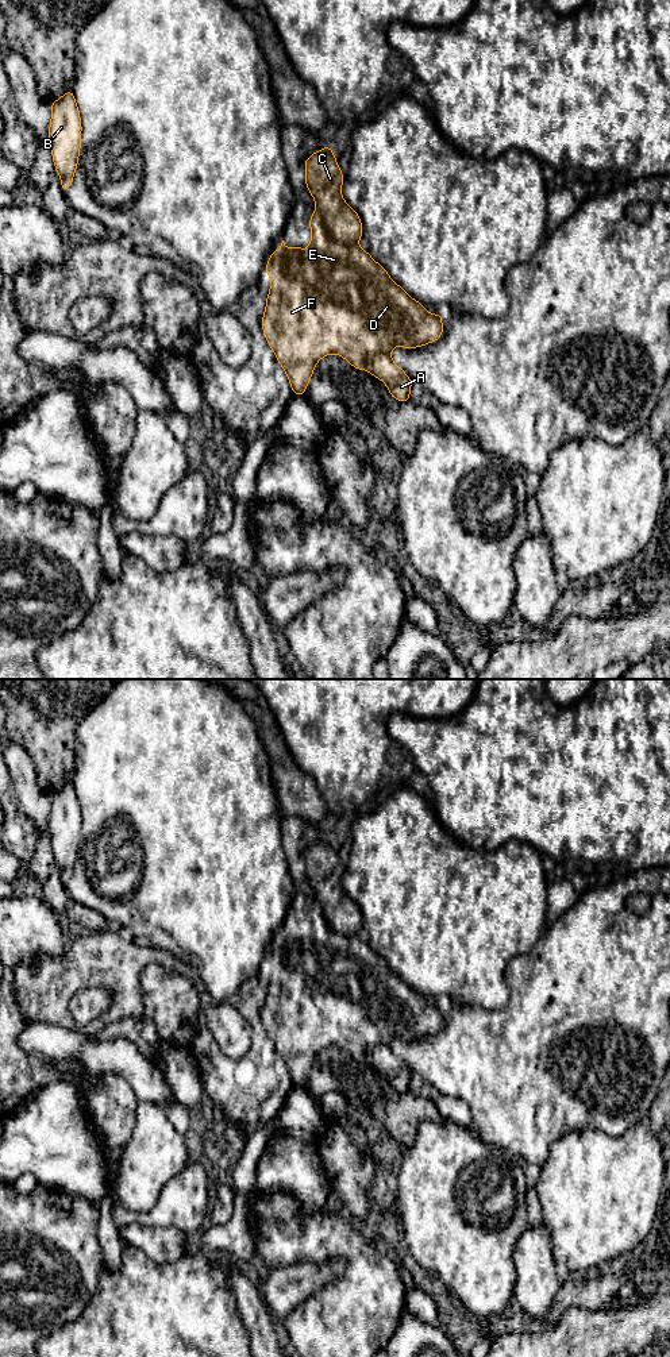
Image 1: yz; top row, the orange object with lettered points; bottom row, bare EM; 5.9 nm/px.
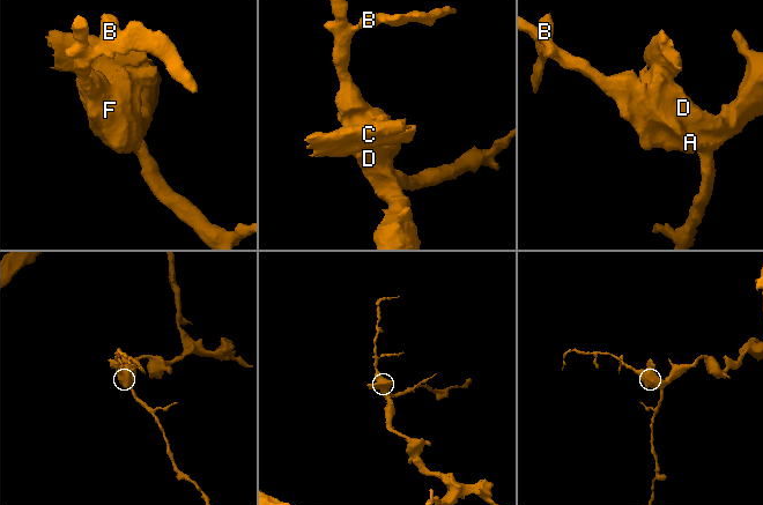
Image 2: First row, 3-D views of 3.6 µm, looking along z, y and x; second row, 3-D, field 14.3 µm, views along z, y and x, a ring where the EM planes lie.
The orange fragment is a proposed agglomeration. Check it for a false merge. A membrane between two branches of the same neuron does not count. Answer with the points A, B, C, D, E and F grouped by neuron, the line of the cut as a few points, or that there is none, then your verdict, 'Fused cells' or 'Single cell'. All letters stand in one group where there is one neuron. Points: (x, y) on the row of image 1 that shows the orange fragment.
Groups: A B D E F / C. Split along yz (316, 208), (331, 236), (347, 245), (357, 243). Fused cells

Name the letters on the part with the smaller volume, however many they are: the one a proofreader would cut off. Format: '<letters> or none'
C

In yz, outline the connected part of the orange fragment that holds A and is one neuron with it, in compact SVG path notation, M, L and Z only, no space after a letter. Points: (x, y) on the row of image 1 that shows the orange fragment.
M317 209L308 224L308 248L288 248L282 240L263 269L270 277L270 290L262 332L289 379L293 396L304 397L317 362L336 354L354 369L366 370L382 381L392 398L409 401L413 381L393 362L392 348L417 348L439 340L444 332L442 313L430 313L358 243L347 246L331 238Z

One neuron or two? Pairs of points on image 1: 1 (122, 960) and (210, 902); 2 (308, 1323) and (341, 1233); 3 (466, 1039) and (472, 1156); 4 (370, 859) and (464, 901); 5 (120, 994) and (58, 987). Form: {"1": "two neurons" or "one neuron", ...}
{"1": "two neurons", "2": "one neuron", "3": "two neurons", "4": "one neuron", "5": "one neuron"}

